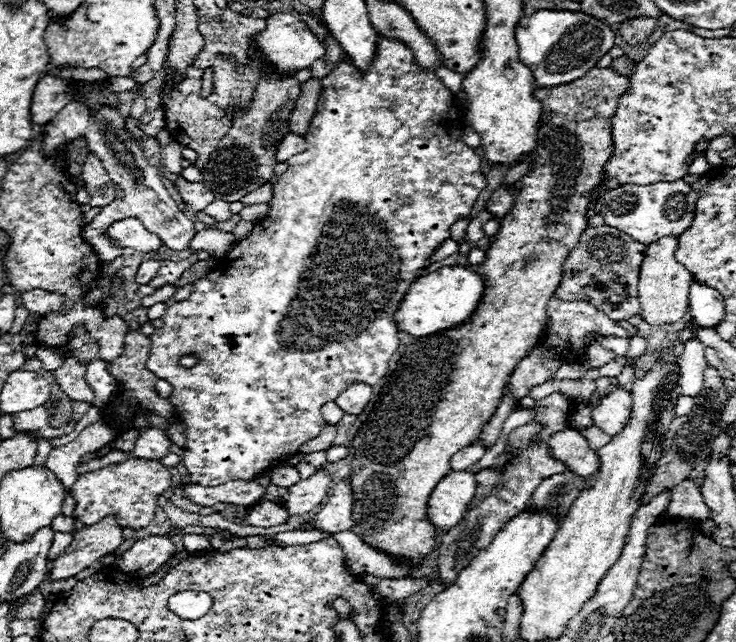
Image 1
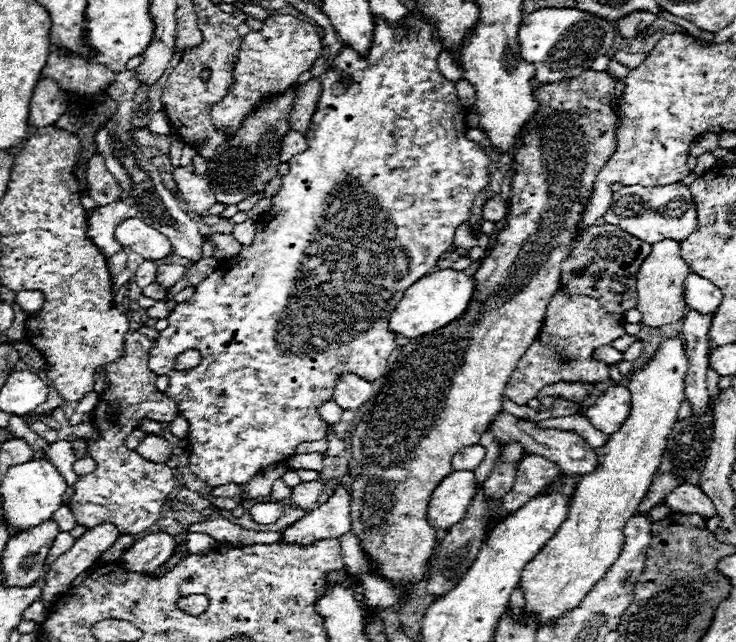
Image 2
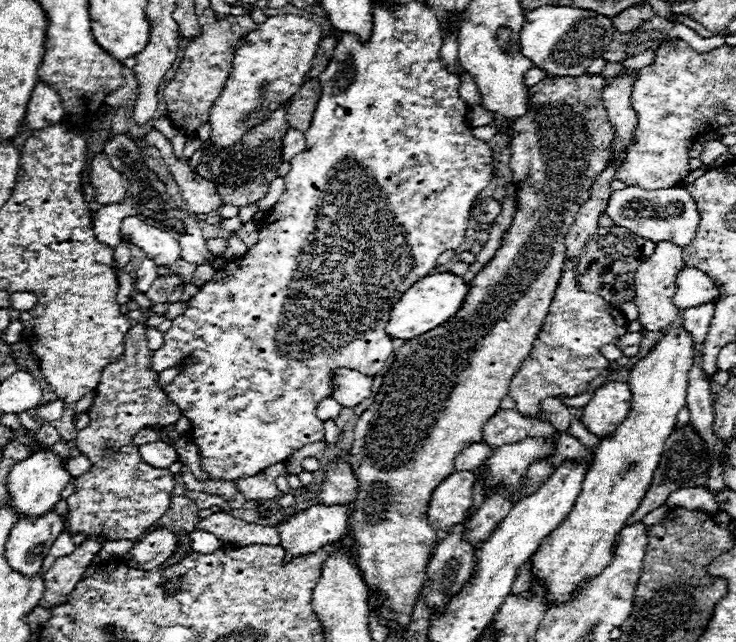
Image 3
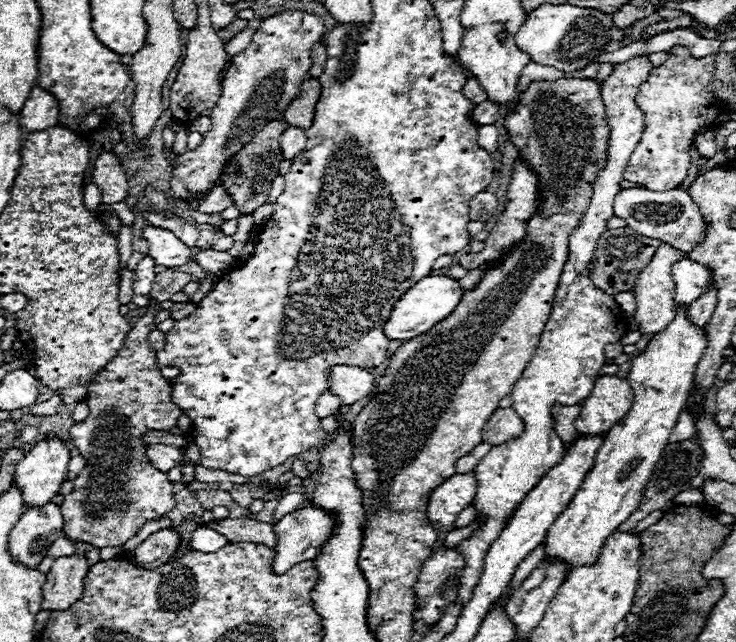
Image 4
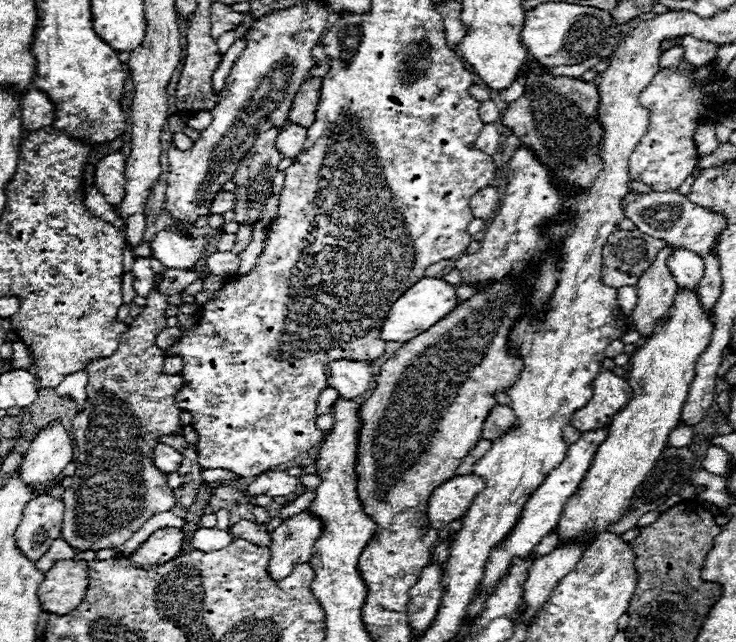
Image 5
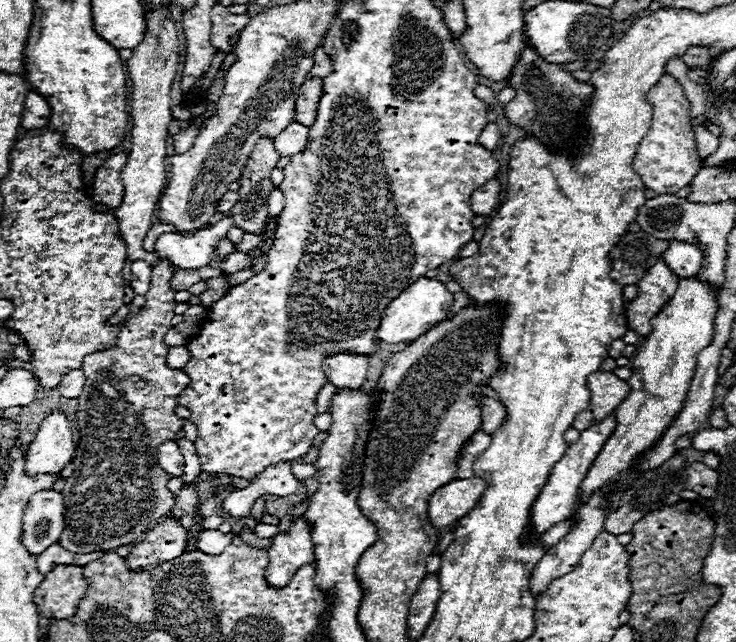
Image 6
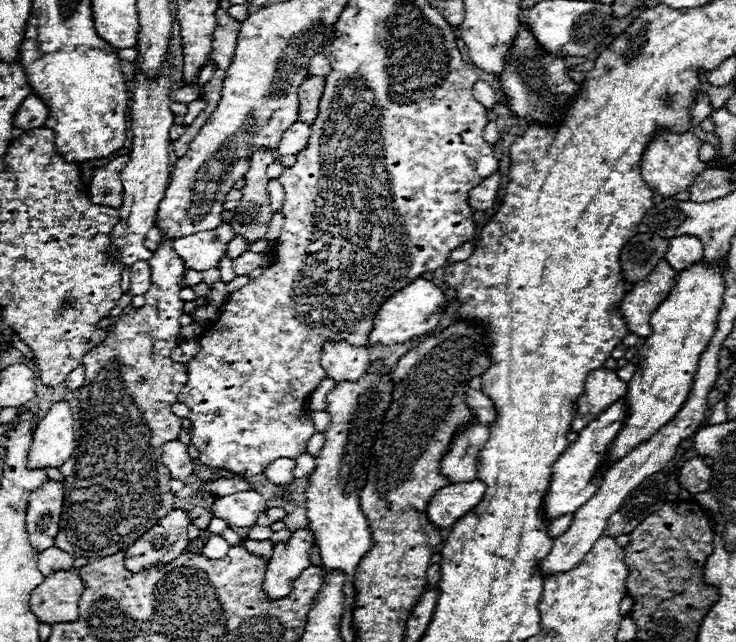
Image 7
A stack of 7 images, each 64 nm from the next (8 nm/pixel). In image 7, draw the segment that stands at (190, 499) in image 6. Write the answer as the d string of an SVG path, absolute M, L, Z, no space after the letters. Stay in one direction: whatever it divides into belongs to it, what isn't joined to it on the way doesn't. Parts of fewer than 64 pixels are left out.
M192 508L192 510L188 510L188 516L190 516L190 520L194 522L194 526L198 528L198 530L202 530L202 532L208 532L208 526L210 526L210 520L214 518L214 514L208 510L208 508Z

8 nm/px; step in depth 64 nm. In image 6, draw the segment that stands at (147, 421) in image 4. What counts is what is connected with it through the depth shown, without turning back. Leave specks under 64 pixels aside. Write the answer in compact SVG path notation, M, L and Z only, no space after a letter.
M158 258L158 262L152 266L152 288L148 294L144 294L146 304L140 308L140 312L128 316L128 320L122 322L112 348L84 356L82 370L90 382L86 382L82 394L78 396L80 410L76 414L76 426L80 438L72 458L74 474L66 478L66 484L62 488L66 512L64 530L58 538L58 542L74 554L112 552L118 546L136 542L148 530L148 524L154 518L166 516L174 508L174 494L166 486L170 474L160 468L156 452L148 452L156 450L164 440L176 438L182 430L182 418L174 414L174 408L178 406L176 398L190 380L184 370L168 368L166 364L170 346L164 344L164 336L174 326L172 318L176 308L176 290L170 286L172 276L172 262Z

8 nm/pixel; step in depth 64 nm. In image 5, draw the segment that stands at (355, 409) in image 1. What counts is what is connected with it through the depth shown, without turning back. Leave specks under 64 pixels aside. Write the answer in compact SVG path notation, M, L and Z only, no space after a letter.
M334 360L326 366L328 384L344 398L358 398L372 382L370 366L356 360Z

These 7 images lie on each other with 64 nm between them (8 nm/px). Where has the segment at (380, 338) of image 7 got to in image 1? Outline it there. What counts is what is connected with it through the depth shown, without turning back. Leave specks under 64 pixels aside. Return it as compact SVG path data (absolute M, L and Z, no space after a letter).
M444 266L436 272L420 276L410 286L400 308L394 314L394 322L398 330L404 330L406 334L414 338L428 336L444 328L452 328L456 324L462 324L474 314L480 302L482 290L484 290L484 282L476 272L468 268L460 268L460 266Z

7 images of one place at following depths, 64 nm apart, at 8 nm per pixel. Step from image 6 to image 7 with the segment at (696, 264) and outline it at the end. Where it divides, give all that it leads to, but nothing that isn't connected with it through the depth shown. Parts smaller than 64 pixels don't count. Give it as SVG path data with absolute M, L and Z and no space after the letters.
M676 236L670 240L670 248L664 258L676 272L680 272L680 270L688 268L688 264L694 264L698 258L702 258L702 252L704 252L704 246L702 246L700 238Z

